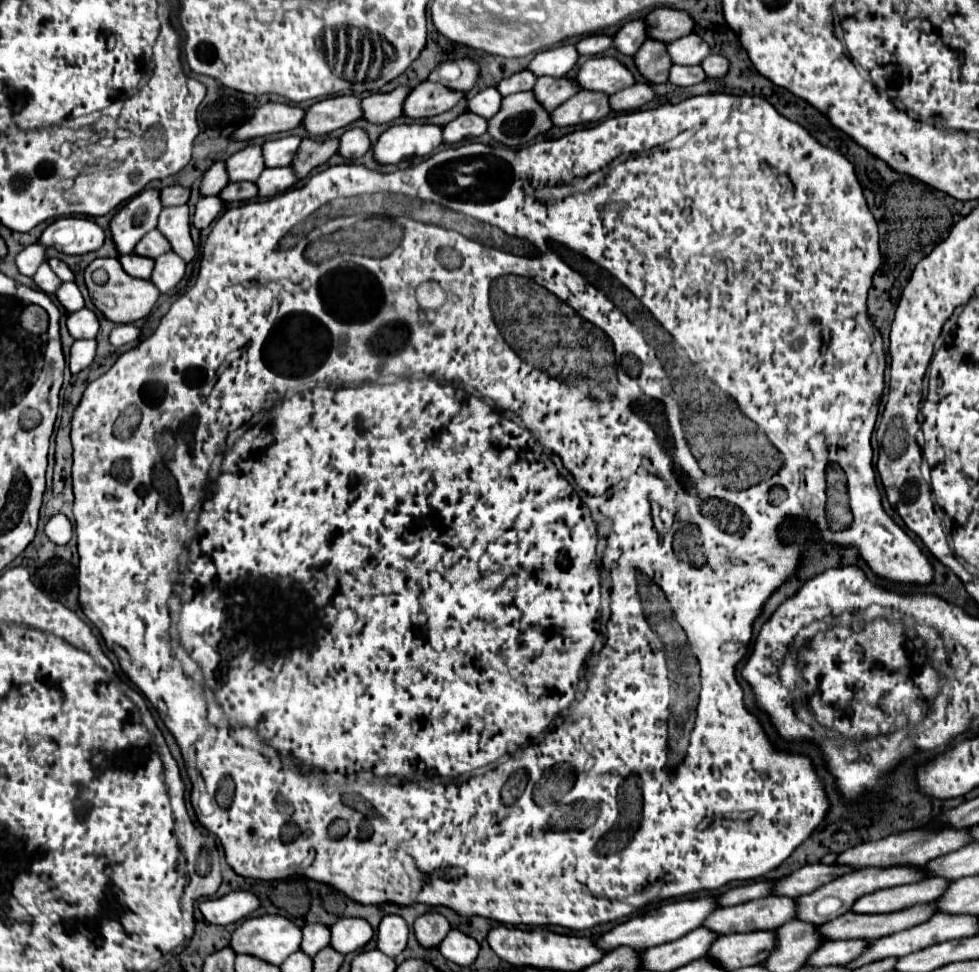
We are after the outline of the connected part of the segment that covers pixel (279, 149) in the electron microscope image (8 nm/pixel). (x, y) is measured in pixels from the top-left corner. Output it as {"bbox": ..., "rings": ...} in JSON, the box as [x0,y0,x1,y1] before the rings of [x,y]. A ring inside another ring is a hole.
{"bbox":[263,137,301,167],"rings":[[[279,137],[279,139],[269,139],[263,143],[263,157],[267,167],[281,167],[289,165],[301,145],[301,137]]]}

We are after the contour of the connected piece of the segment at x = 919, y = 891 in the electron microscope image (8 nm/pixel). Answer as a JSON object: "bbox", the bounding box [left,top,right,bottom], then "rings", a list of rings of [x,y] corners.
{"bbox":[853,877,949,913],"rings":[[[927,877],[919,883],[879,889],[875,893],[859,897],[859,901],[855,901],[853,905],[853,911],[855,913],[893,913],[917,903],[927,903],[943,897],[943,893],[947,891],[947,885],[949,883],[943,881],[943,877]]]}

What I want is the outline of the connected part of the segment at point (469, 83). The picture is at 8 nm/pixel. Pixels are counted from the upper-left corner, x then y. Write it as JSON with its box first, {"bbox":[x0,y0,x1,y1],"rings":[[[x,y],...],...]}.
{"bbox":[429,57,479,91],"rings":[[[471,57],[443,61],[429,75],[429,81],[439,81],[441,85],[447,85],[457,91],[469,91],[477,83],[477,79],[479,79],[479,63]]]}

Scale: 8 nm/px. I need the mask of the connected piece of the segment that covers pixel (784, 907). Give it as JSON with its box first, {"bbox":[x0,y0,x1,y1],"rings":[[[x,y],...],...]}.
{"bbox":[703,895,795,935],"rings":[[[769,895],[763,899],[747,901],[735,907],[721,907],[707,921],[703,923],[707,929],[713,929],[717,933],[729,935],[729,933],[747,933],[747,931],[769,931],[777,929],[781,923],[785,925],[787,921],[795,919],[795,899],[793,897],[783,897],[783,895]]]}

